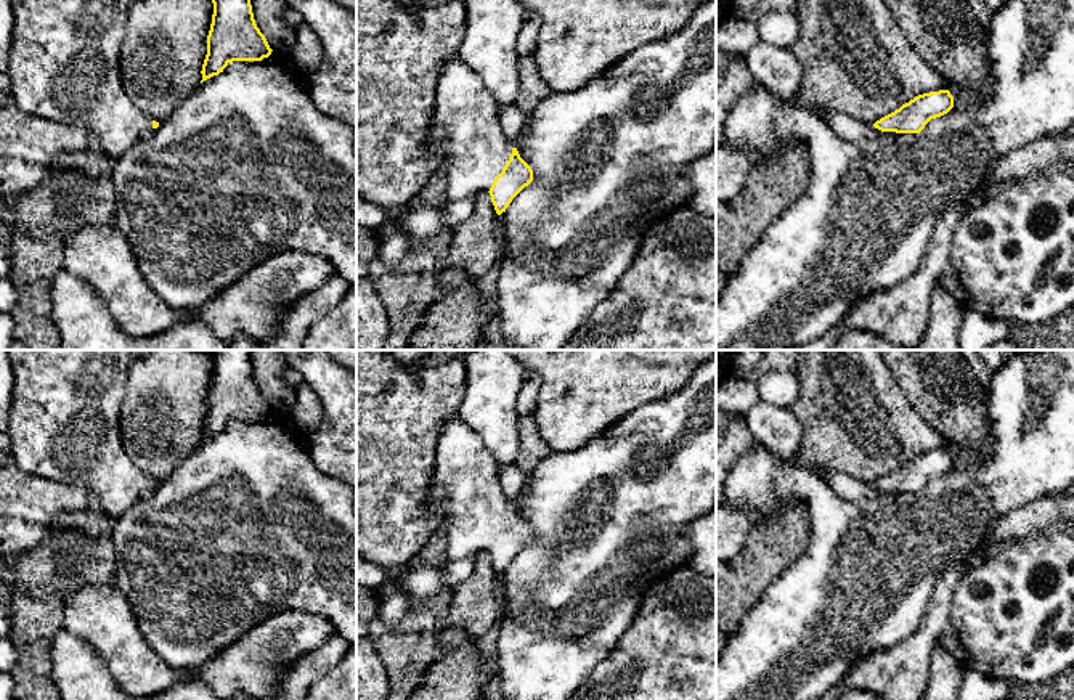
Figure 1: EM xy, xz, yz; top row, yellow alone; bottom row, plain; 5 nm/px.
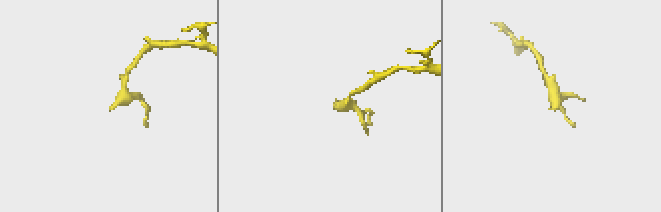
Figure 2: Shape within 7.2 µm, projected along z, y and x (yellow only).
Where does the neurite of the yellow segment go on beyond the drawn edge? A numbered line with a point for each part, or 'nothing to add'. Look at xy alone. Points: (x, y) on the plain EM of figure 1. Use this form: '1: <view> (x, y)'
1: xy (63, 424)

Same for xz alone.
1: xz (466, 476)

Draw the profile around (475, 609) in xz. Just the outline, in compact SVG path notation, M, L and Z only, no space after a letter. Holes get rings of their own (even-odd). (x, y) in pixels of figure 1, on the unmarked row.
M478 551L475 557L474 570L453 589L446 613L437 620L437 629L446 637L461 631L478 639L501 621L502 602L498 599L491 556Z

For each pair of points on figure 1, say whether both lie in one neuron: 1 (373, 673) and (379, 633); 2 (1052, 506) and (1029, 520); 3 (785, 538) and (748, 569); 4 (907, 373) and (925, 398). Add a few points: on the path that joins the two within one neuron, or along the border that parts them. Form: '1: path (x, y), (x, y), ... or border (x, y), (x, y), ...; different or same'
1: border (373, 643), (389, 683); different
2: path (1047, 511), (1034, 517); same
3: path (776, 545), (758, 562); same
4: path (914, 379), (925, 392); same

